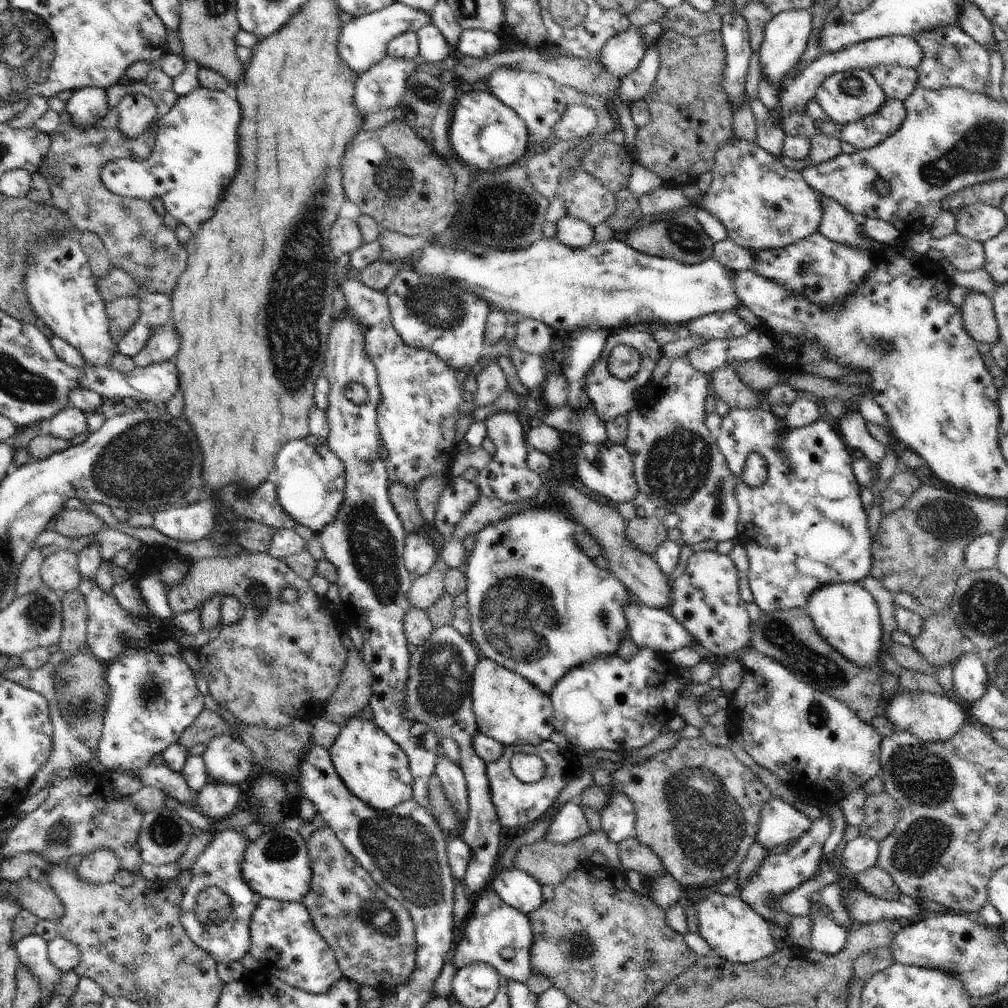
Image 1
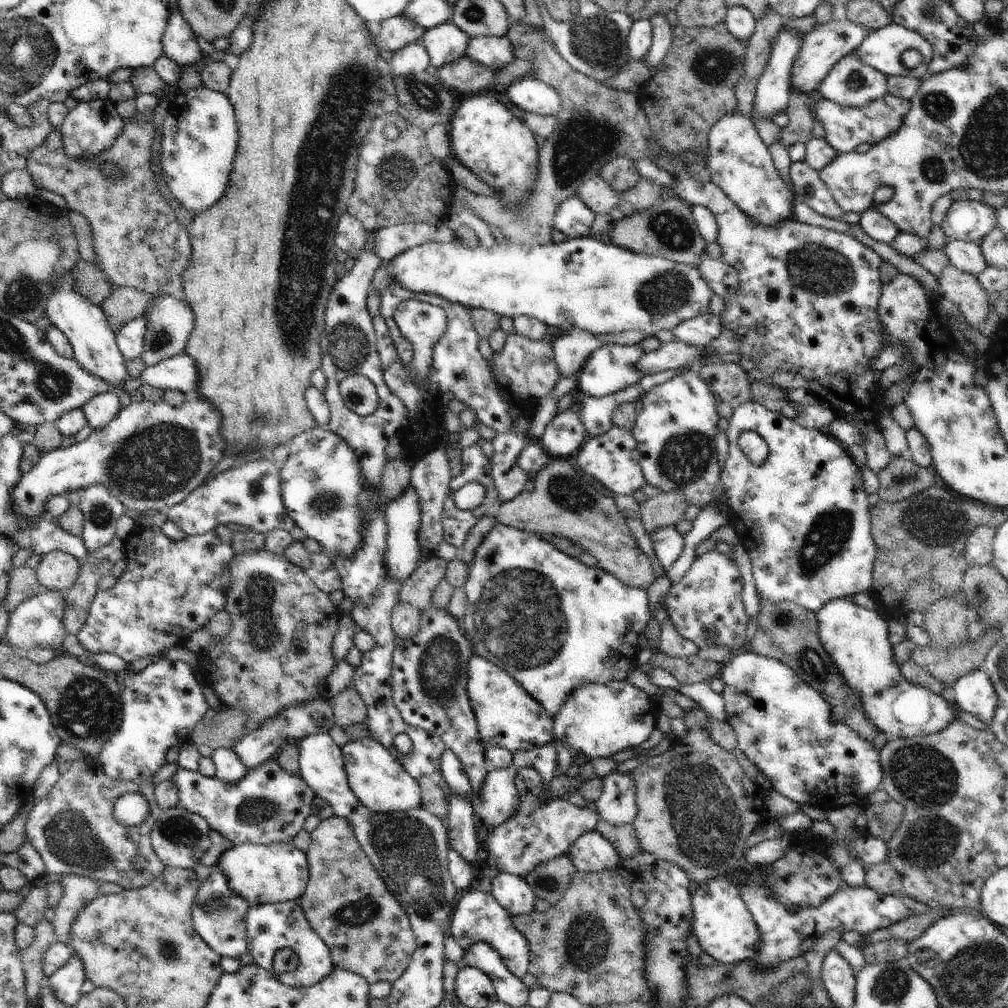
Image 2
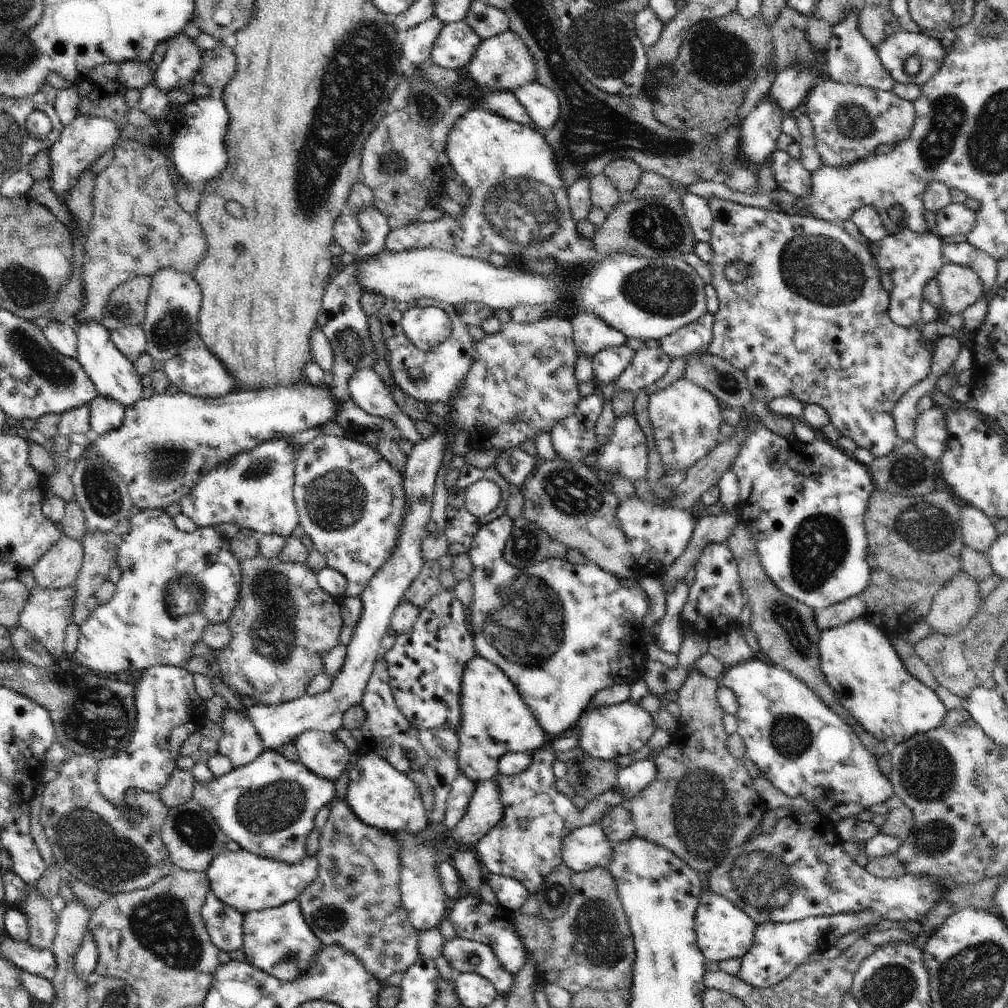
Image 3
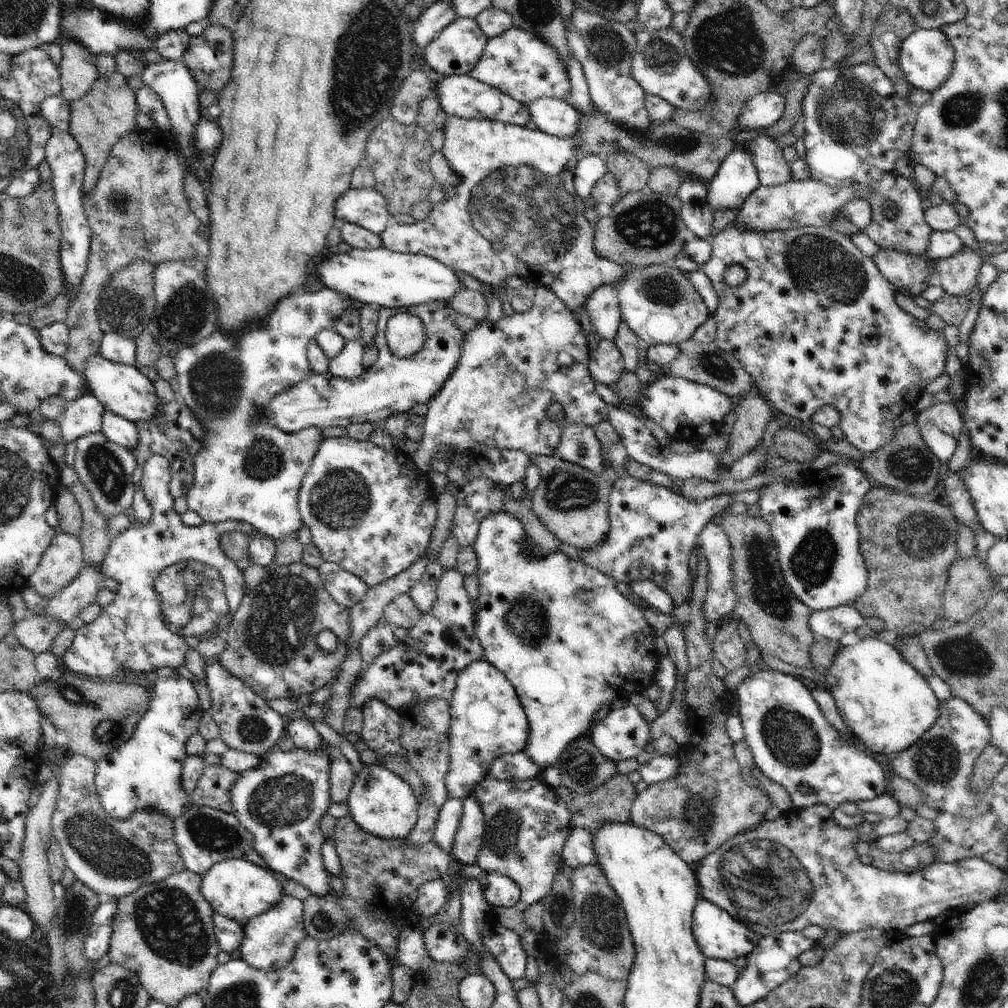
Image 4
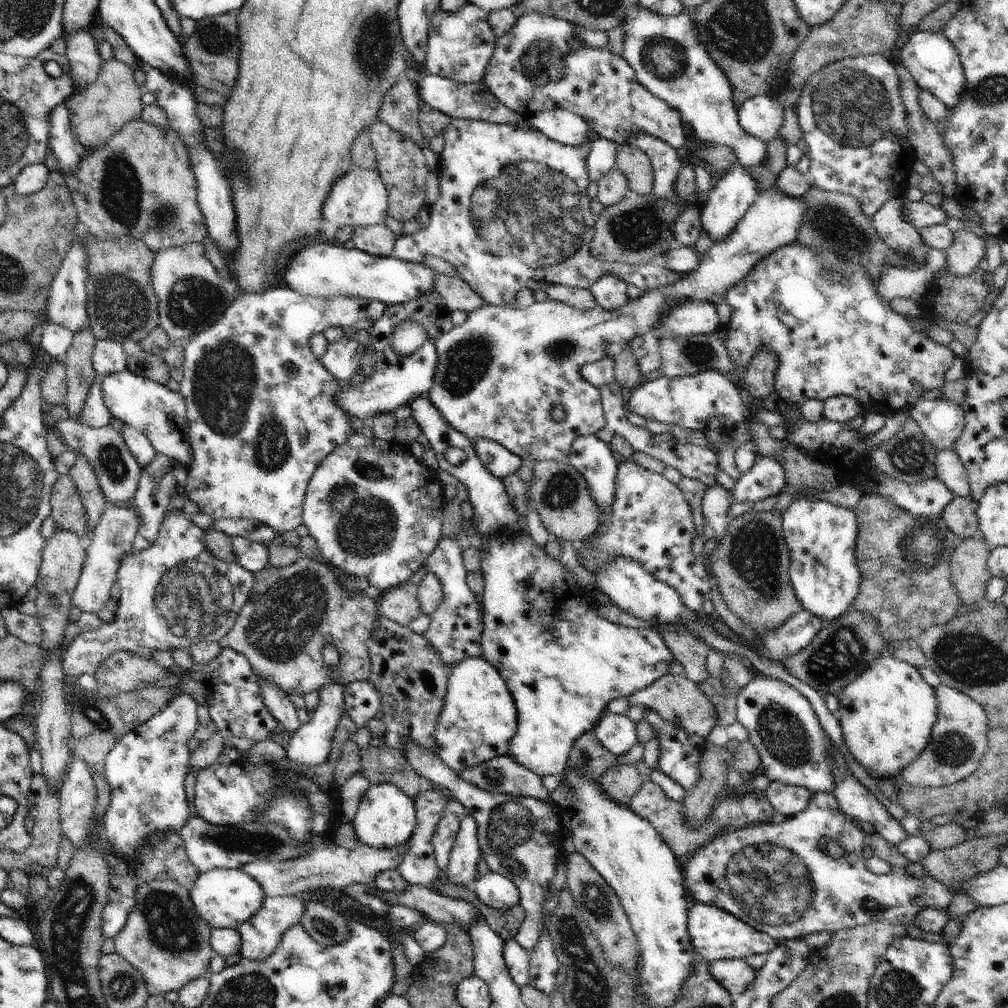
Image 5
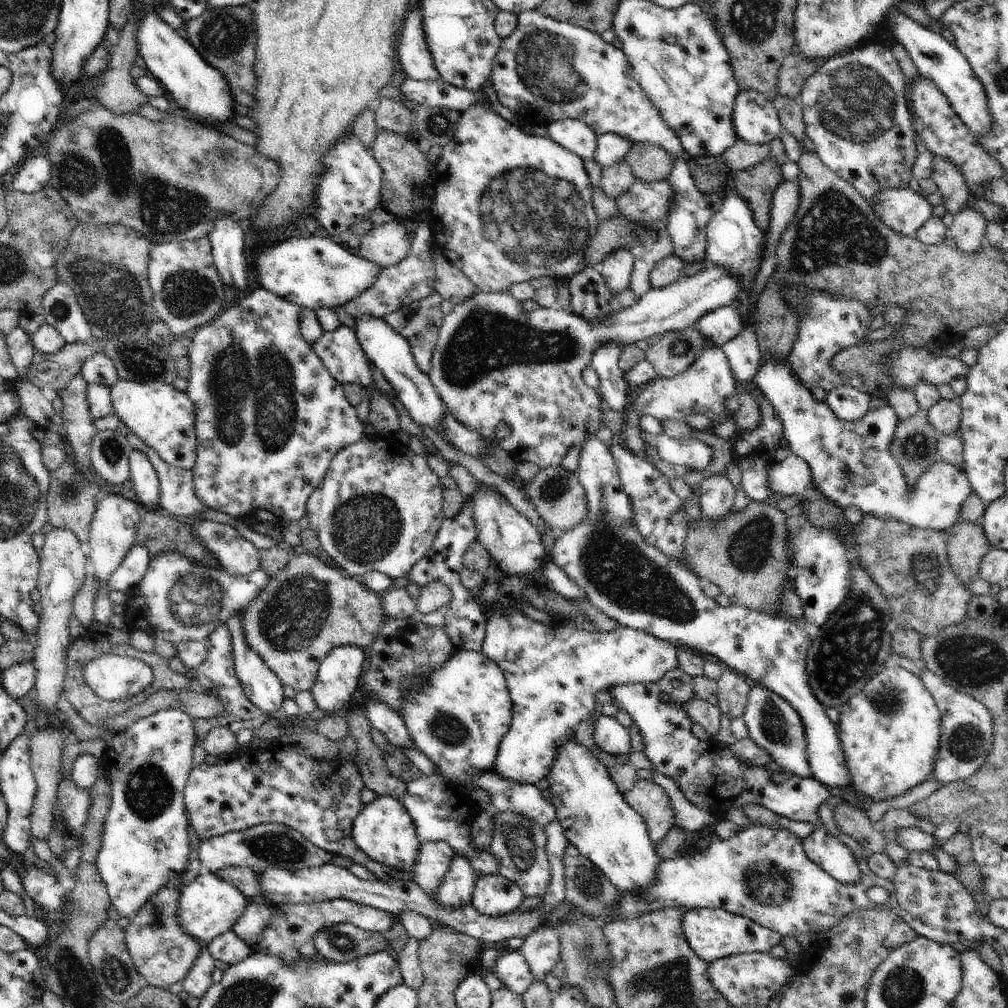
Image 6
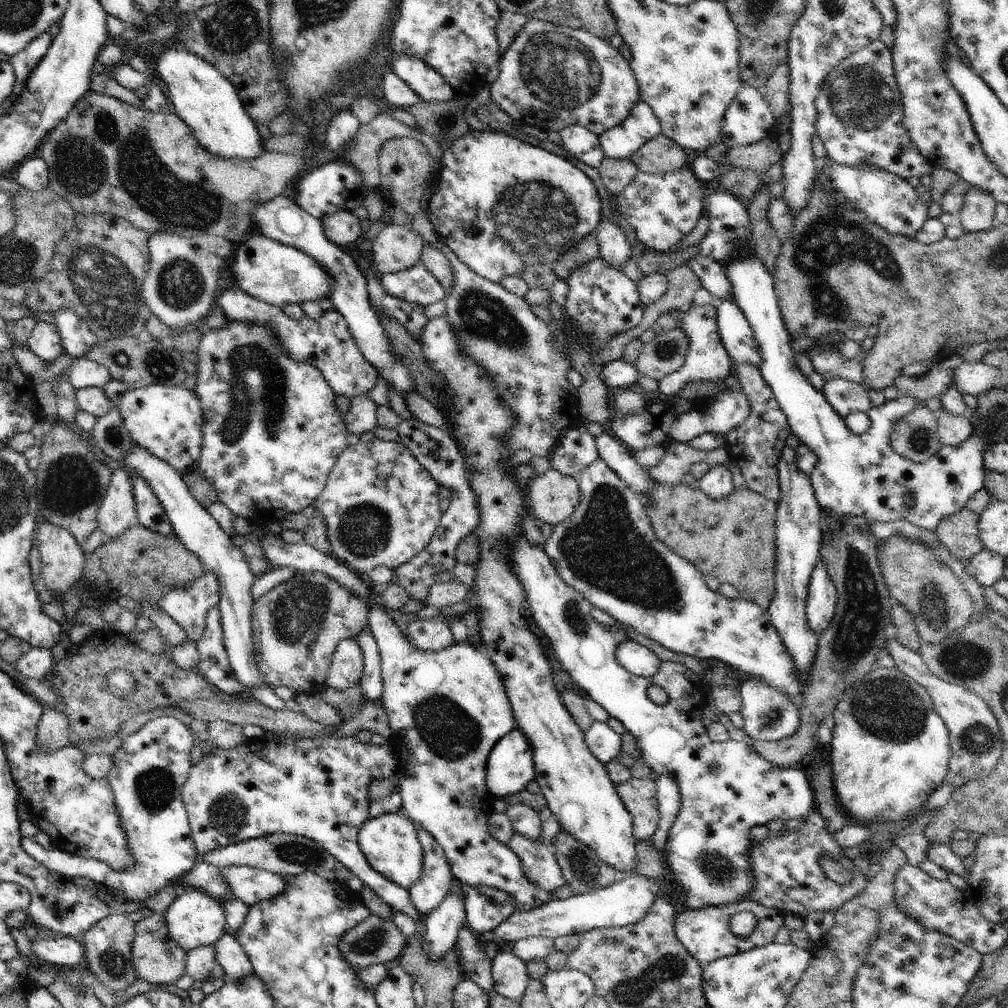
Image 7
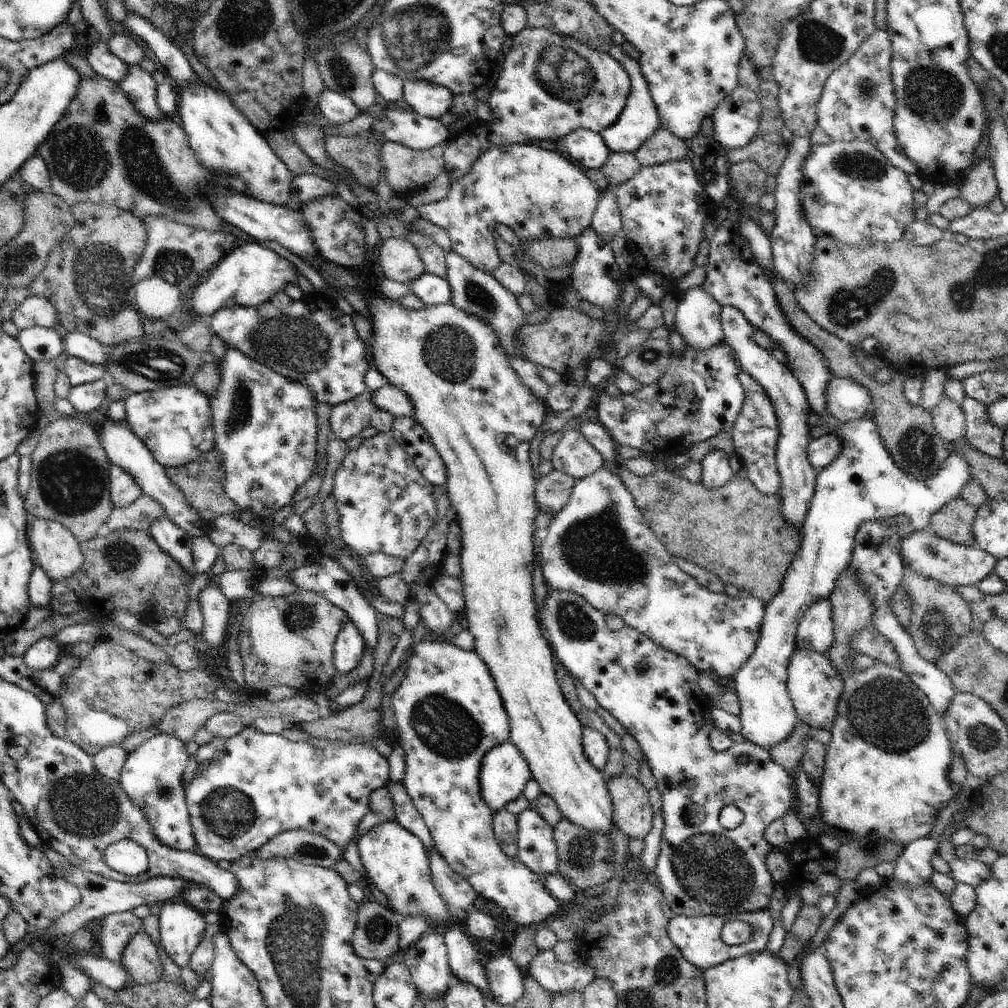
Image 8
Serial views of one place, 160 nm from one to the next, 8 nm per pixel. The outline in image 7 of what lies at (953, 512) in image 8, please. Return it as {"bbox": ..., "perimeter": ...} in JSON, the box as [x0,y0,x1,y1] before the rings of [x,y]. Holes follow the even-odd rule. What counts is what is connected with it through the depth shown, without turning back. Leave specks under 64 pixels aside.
{"bbox":[936,508,986,565],"perimeter":[[[964,508],[958,514],[944,518],[936,530],[937,538],[954,560],[962,561],[965,565],[986,546],[980,540],[978,522],[980,518],[976,512]]]}

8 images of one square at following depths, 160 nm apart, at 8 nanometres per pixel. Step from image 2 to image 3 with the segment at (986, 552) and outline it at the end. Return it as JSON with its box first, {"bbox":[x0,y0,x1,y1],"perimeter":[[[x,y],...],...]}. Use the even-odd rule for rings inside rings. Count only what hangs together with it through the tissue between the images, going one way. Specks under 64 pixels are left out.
{"bbox":[959,505,999,553],"perimeter":[[[961,505],[959,519],[964,544],[986,553],[999,535],[994,520],[972,505]]]}

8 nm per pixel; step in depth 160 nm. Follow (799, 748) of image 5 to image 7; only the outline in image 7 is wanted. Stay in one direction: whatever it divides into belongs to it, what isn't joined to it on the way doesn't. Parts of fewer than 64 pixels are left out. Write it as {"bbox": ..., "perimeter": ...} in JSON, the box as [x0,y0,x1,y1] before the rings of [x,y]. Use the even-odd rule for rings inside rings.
{"bbox":[738,676,801,742],"perimeter":[[[746,676],[738,687],[742,696],[741,714],[744,720],[744,731],[753,740],[780,742],[784,738],[790,738],[798,732],[801,715],[800,707],[790,702],[790,698],[778,690],[766,684],[764,680],[756,676]]]}

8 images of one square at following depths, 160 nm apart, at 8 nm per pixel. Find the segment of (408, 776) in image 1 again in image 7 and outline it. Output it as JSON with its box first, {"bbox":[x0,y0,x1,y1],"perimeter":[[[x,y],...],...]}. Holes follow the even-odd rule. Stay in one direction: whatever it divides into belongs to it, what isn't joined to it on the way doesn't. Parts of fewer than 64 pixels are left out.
{"bbox":[355,812,423,891],"perimeter":[[[386,812],[376,818],[368,818],[355,838],[360,851],[370,862],[370,866],[376,872],[380,872],[384,878],[392,880],[394,884],[398,884],[408,891],[420,880],[423,849],[419,842],[417,827],[408,818],[401,816],[399,812]]]}

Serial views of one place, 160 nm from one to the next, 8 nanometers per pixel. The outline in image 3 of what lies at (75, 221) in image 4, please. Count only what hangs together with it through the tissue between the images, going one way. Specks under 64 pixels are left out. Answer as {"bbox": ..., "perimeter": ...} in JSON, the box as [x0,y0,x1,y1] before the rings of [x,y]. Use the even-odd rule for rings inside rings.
{"bbox":[47,115,121,206],"perimeter":[[[85,115],[77,116],[70,125],[64,126],[60,138],[47,148],[51,173],[49,176],[52,182],[52,190],[56,198],[67,206],[69,192],[76,186],[80,175],[98,160],[106,150],[115,147],[113,144],[118,142],[121,130],[114,121],[109,121],[104,117],[86,117]]]}

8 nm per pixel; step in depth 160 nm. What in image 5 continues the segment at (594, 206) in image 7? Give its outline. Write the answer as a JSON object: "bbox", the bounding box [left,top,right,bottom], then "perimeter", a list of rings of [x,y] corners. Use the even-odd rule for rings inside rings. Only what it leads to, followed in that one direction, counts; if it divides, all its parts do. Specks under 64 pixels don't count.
{"bbox":[392,119,682,306],"perimeter":[[[452,119],[443,137],[445,143],[442,152],[439,154],[441,159],[439,160],[440,164],[438,168],[440,198],[434,204],[428,205],[430,220],[425,229],[420,229],[414,236],[404,234],[397,236],[397,242],[395,243],[395,249],[392,254],[397,259],[405,260],[406,262],[422,263],[424,255],[429,254],[437,256],[441,260],[446,260],[446,262],[450,262],[456,268],[459,277],[465,280],[474,289],[474,292],[477,292],[482,297],[482,300],[486,304],[494,306],[512,303],[515,300],[516,293],[522,287],[526,287],[530,279],[555,285],[589,289],[604,274],[614,273],[622,280],[625,280],[630,286],[641,288],[644,293],[653,291],[655,288],[660,288],[664,285],[672,284],[674,281],[681,279],[682,275],[659,266],[654,260],[649,263],[640,263],[639,265],[603,263],[591,255],[590,245],[598,219],[598,216],[592,212],[591,199],[587,196],[587,188],[591,180],[587,171],[586,157],[593,145],[591,136],[586,144],[579,147],[571,147],[549,139],[539,130],[526,130],[526,128],[520,128],[520,126],[515,124],[491,123],[480,119]]]}

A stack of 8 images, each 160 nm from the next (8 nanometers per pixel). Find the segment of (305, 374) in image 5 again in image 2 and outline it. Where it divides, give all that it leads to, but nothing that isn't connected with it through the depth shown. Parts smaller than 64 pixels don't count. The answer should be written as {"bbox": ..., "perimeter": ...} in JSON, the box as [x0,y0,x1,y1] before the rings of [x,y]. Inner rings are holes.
{"bbox":[131,354,296,535],"perimeter":[[[188,354],[174,355],[153,367],[146,367],[138,381],[131,381],[132,387],[149,384],[162,390],[194,392],[198,384],[198,366]],[[268,458],[248,462],[242,468],[222,471],[193,490],[180,504],[173,506],[167,512],[168,520],[176,522],[187,535],[203,535],[218,525],[230,522],[248,526],[265,535],[274,529],[289,531],[296,524],[283,503],[280,473],[281,466]]]}

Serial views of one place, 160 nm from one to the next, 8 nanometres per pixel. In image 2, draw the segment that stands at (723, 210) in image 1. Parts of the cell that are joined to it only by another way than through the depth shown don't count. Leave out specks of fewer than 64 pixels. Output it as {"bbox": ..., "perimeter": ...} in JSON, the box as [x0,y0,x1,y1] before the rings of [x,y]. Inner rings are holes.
{"bbox":[706,110,797,225],"perimeter":[[[736,110],[718,120],[708,133],[706,160],[711,181],[717,184],[742,212],[765,225],[794,219],[790,208],[790,203],[797,199],[793,185],[788,187],[779,177],[769,148],[758,135],[752,118]]]}

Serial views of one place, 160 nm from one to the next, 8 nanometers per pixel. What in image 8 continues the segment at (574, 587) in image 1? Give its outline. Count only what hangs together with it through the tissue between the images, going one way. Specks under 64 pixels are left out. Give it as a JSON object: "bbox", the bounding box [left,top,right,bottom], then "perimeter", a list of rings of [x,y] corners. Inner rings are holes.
{"bbox":[480,740,532,814],"perimeter":[[[508,740],[496,746],[482,760],[480,792],[494,814],[516,800],[532,779],[522,752]]]}

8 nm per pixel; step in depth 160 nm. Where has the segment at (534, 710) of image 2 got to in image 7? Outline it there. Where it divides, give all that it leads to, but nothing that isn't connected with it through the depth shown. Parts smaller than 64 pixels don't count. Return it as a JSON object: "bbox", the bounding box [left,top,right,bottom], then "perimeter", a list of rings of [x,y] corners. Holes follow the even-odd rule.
{"bbox":[368,602,552,910],"perimeter":[[[373,602],[370,612],[368,612],[368,625],[370,626],[369,630],[376,640],[381,655],[381,676],[384,688],[384,692],[382,692],[382,703],[384,710],[387,712],[389,726],[393,733],[386,744],[394,748],[396,760],[398,760],[394,779],[397,784],[397,790],[400,792],[402,798],[402,808],[400,808],[399,814],[412,821],[417,828],[426,830],[426,832],[442,846],[442,849],[446,852],[452,875],[455,877],[455,880],[463,886],[492,886],[492,888],[504,890],[504,892],[508,892],[508,894],[514,898],[514,904],[516,904],[517,910],[534,910],[534,908],[538,908],[538,906],[542,907],[542,904],[546,904],[546,902],[552,899],[550,892],[540,890],[536,884],[532,884],[532,882],[526,878],[524,870],[522,870],[520,858],[518,858],[506,844],[497,842],[488,834],[487,823],[490,813],[492,812],[491,806],[493,800],[490,797],[486,785],[486,766],[488,758],[494,746],[516,725],[514,710],[512,710],[512,704],[510,704],[510,700],[508,700],[506,688],[504,688],[504,684],[502,684],[502,680],[500,680],[500,674],[498,674],[496,664],[490,660],[490,656],[487,656],[482,649],[474,648],[474,646],[470,646],[470,644],[456,643],[450,646],[450,648],[444,648],[444,650],[438,652],[418,650],[412,642],[406,640],[401,628],[388,616],[388,612],[386,612],[379,602]]]}

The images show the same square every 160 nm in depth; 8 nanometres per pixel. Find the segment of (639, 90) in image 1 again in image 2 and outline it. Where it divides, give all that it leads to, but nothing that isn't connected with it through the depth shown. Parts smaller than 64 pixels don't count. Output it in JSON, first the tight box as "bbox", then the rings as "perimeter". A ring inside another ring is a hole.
{"bbox":[644,13,673,72],"perimeter":[[[664,13],[653,14],[650,21],[653,26],[652,44],[644,59],[656,72],[670,50],[673,41],[673,27],[668,23],[668,18]]]}

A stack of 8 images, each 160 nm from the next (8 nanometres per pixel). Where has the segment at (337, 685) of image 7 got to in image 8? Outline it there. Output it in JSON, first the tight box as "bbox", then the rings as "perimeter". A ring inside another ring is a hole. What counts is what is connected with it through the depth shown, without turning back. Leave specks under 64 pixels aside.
{"bbox":[333,617,364,676],"perimeter":[[[349,617],[346,618],[346,624],[338,634],[333,648],[336,675],[346,676],[357,668],[364,656],[364,650],[364,638],[360,630],[354,626]]]}

